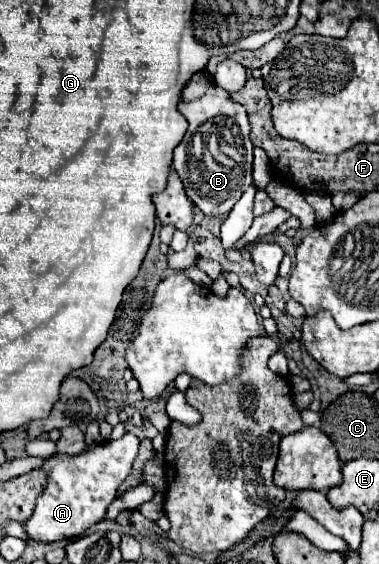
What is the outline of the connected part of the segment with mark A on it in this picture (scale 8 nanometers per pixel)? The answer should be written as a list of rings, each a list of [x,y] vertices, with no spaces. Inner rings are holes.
[[[125,433],[117,441],[103,441],[79,455],[55,453],[39,467],[47,473],[47,485],[37,499],[31,517],[23,523],[29,539],[35,543],[59,543],[87,533],[95,523],[105,519],[107,507],[117,499],[119,485],[131,475],[131,465],[139,451],[139,439]]]

